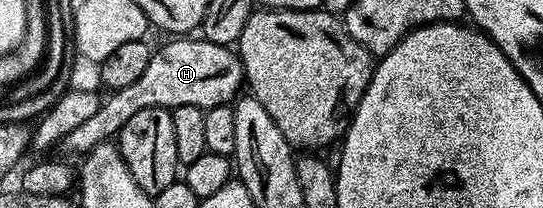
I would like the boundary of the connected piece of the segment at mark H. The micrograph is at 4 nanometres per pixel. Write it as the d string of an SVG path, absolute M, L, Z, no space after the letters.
M203 36L174 37L166 46L158 50L156 47L152 51L143 76L139 76L135 84L112 91L108 95L110 98L106 97L84 124L79 124L79 128L71 128L63 140L63 146L76 156L84 156L100 142L116 139L123 124L127 124L127 120L131 120L131 116L143 108L197 106L207 111L213 106L232 103L238 97L237 89L242 89L242 86L241 60L230 47L209 42Z

